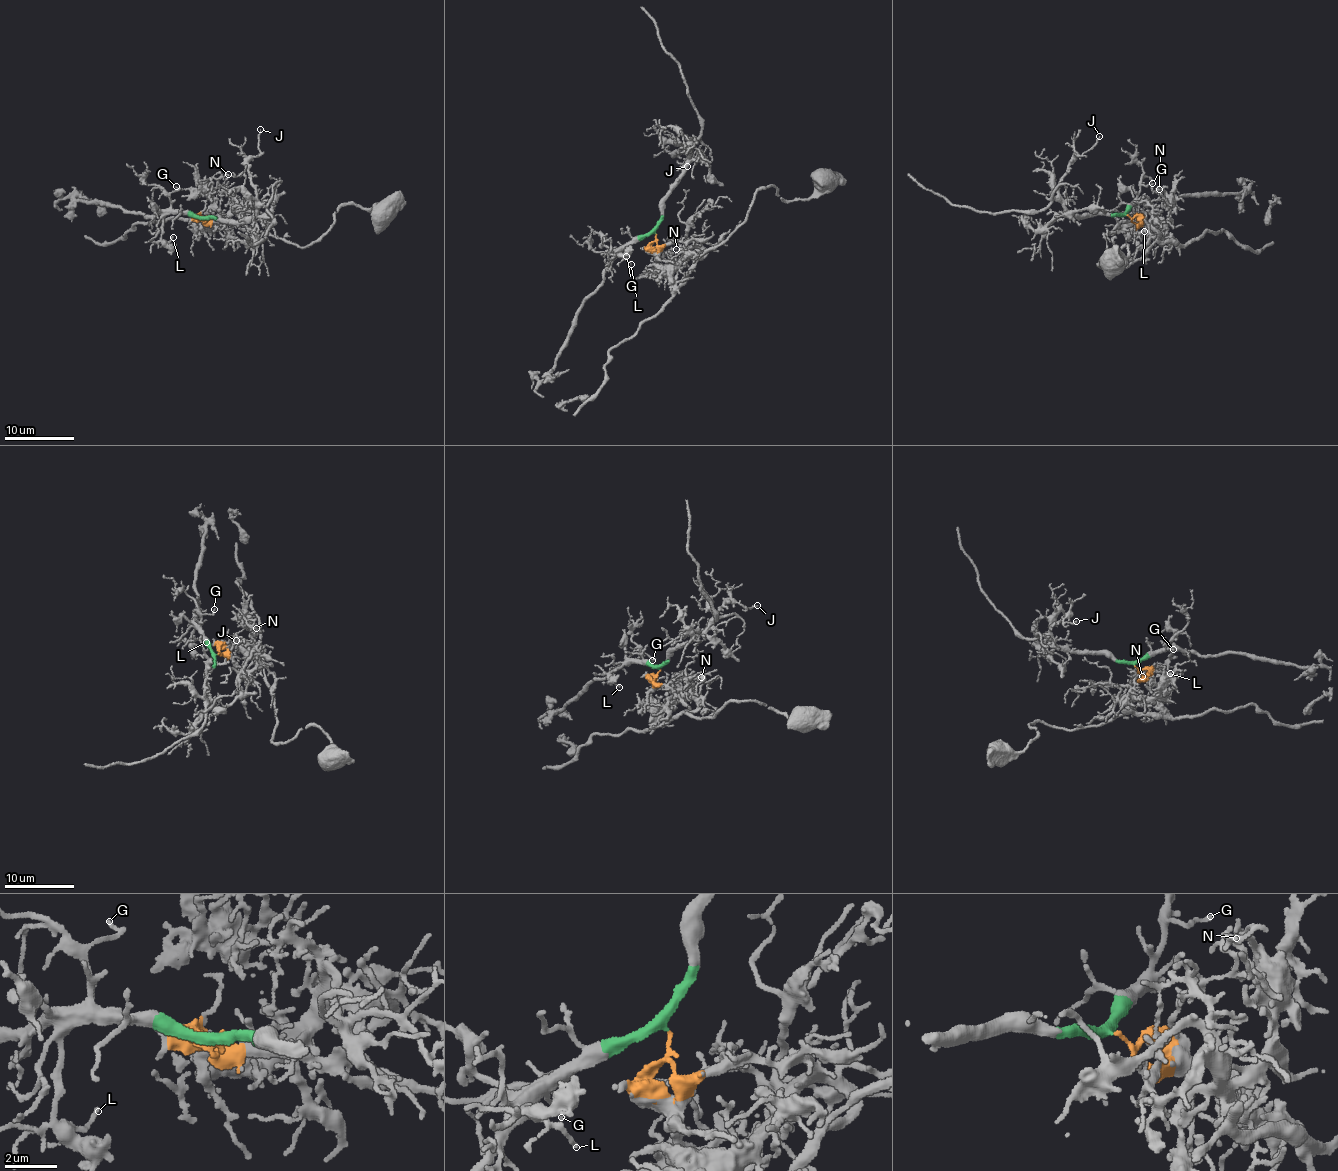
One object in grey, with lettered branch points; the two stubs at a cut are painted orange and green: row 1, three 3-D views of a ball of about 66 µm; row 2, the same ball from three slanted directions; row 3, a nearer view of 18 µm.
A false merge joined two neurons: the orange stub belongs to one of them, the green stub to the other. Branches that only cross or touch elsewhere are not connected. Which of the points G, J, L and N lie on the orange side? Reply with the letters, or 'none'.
N

